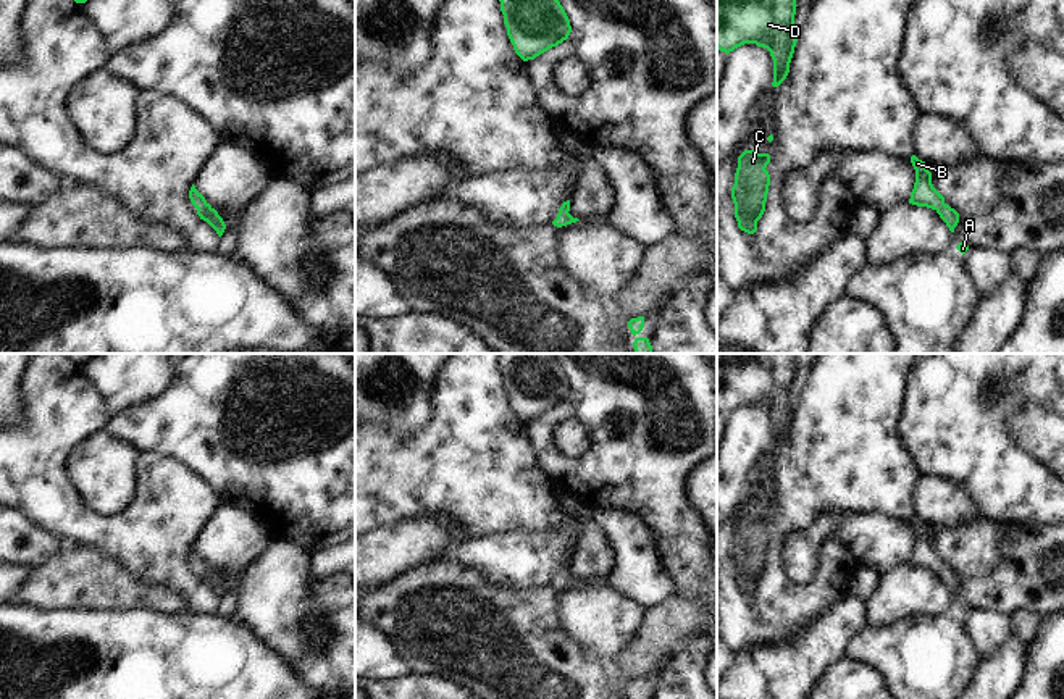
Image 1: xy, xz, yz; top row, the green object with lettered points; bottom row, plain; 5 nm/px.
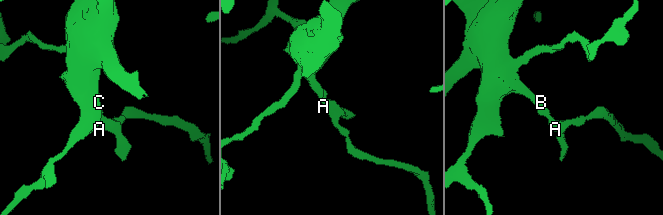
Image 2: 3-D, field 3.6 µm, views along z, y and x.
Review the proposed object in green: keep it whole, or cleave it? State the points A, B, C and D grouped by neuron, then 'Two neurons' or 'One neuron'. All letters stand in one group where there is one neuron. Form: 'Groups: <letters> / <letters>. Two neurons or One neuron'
Groups: A B C D. One neuron

